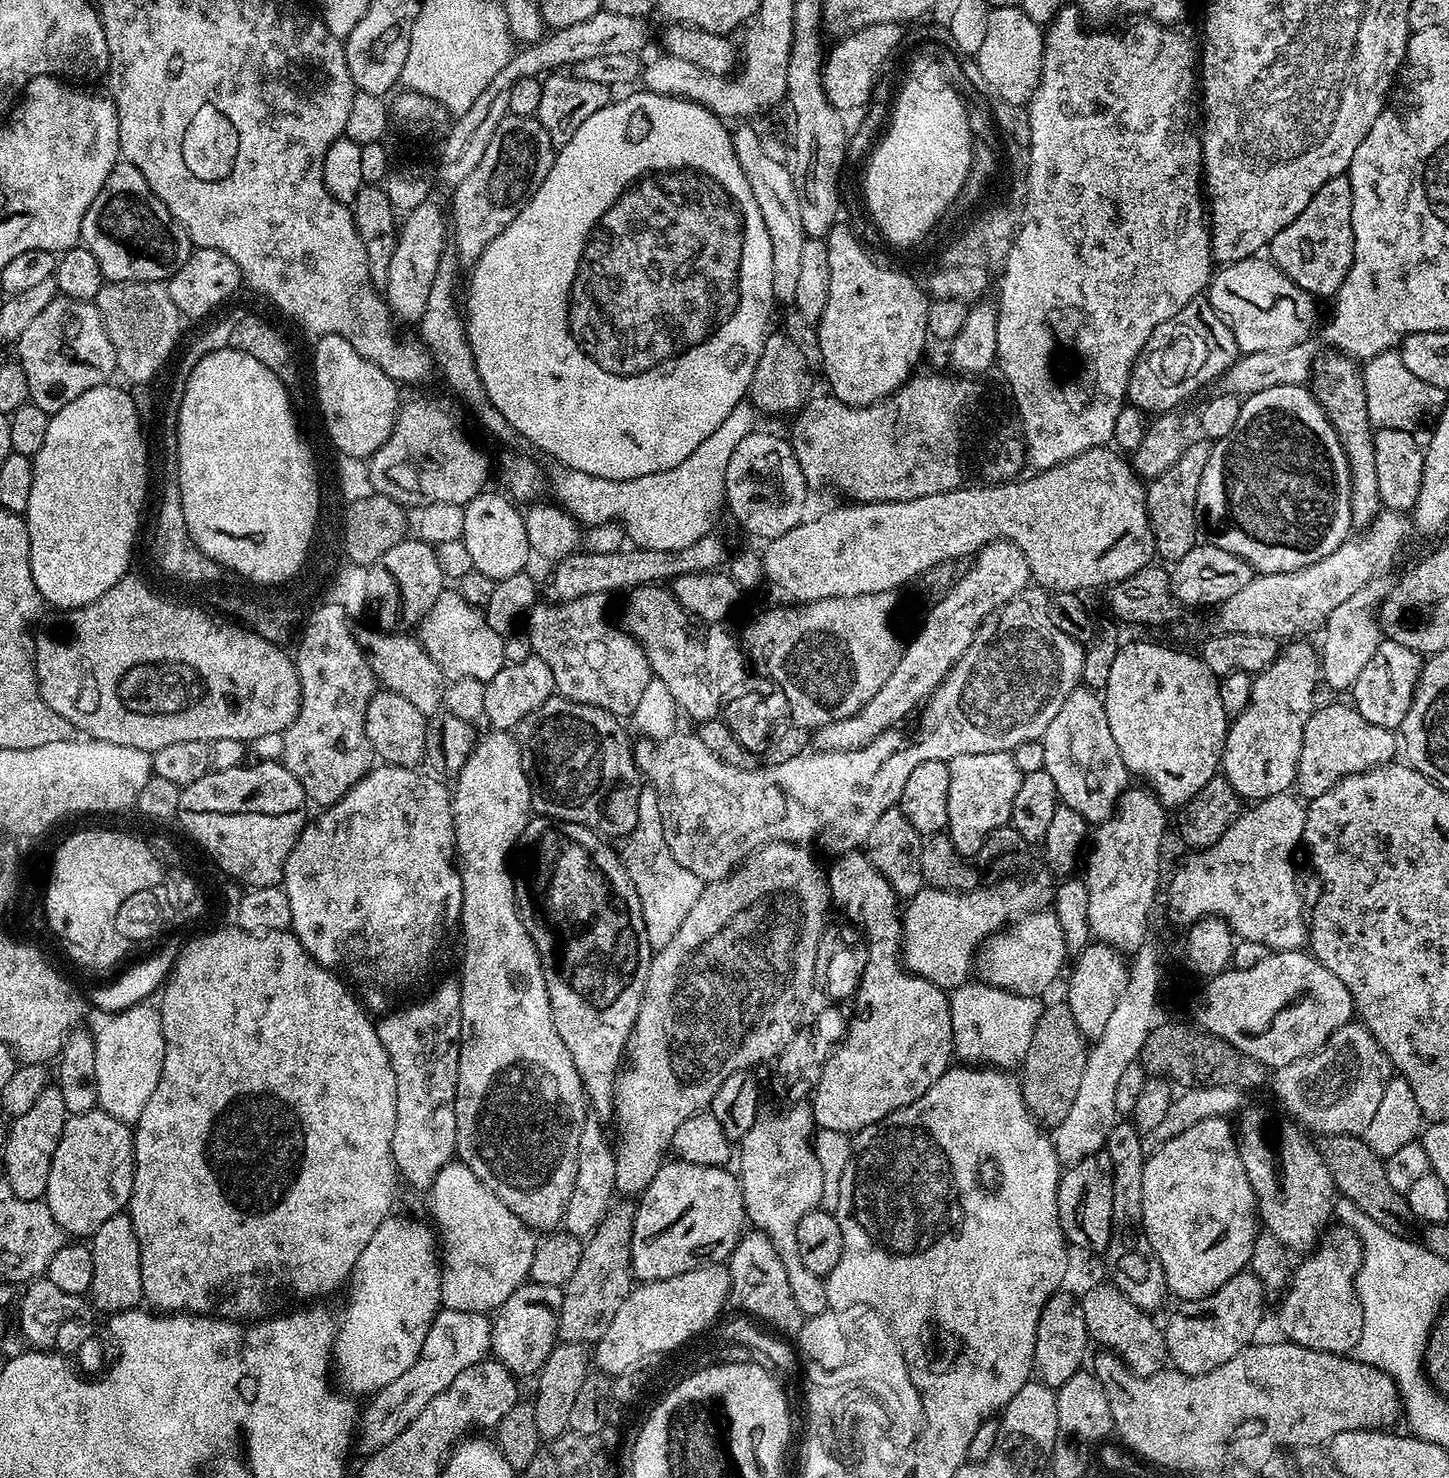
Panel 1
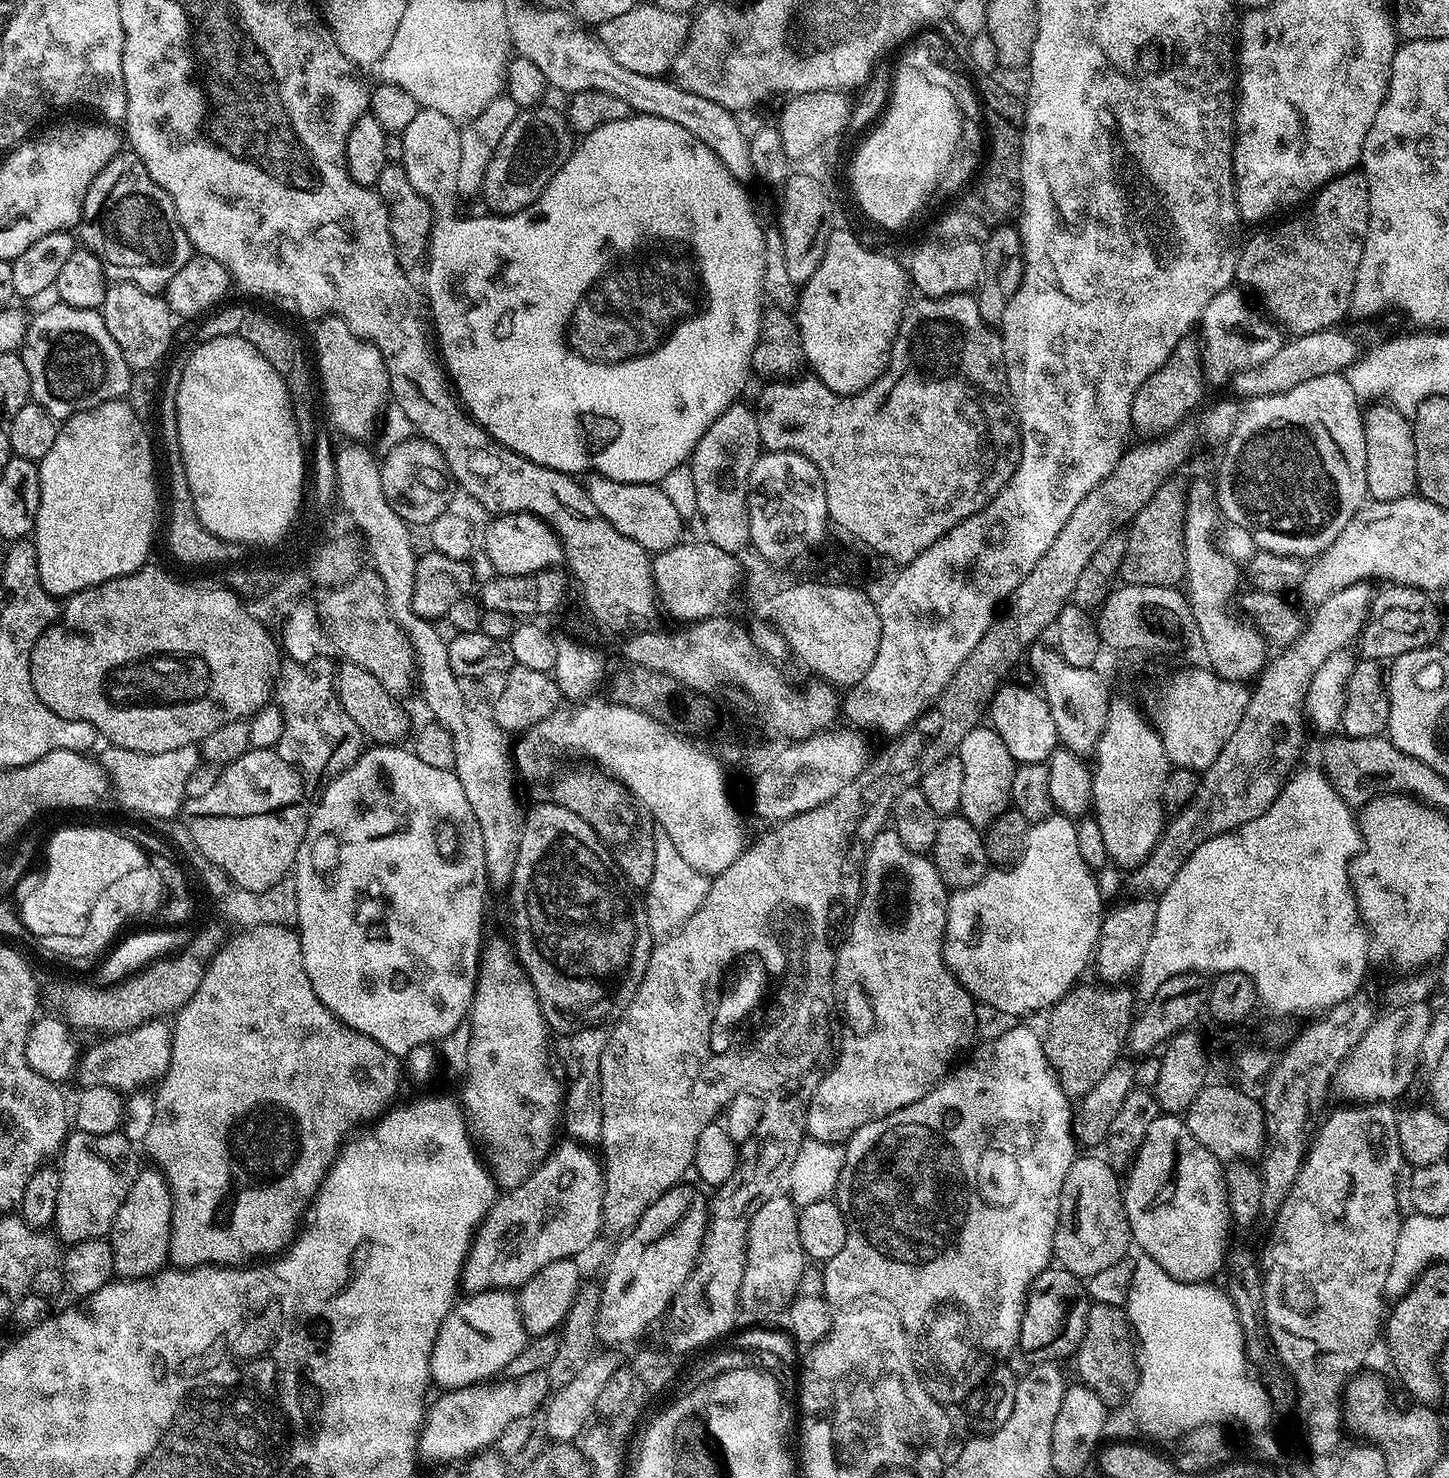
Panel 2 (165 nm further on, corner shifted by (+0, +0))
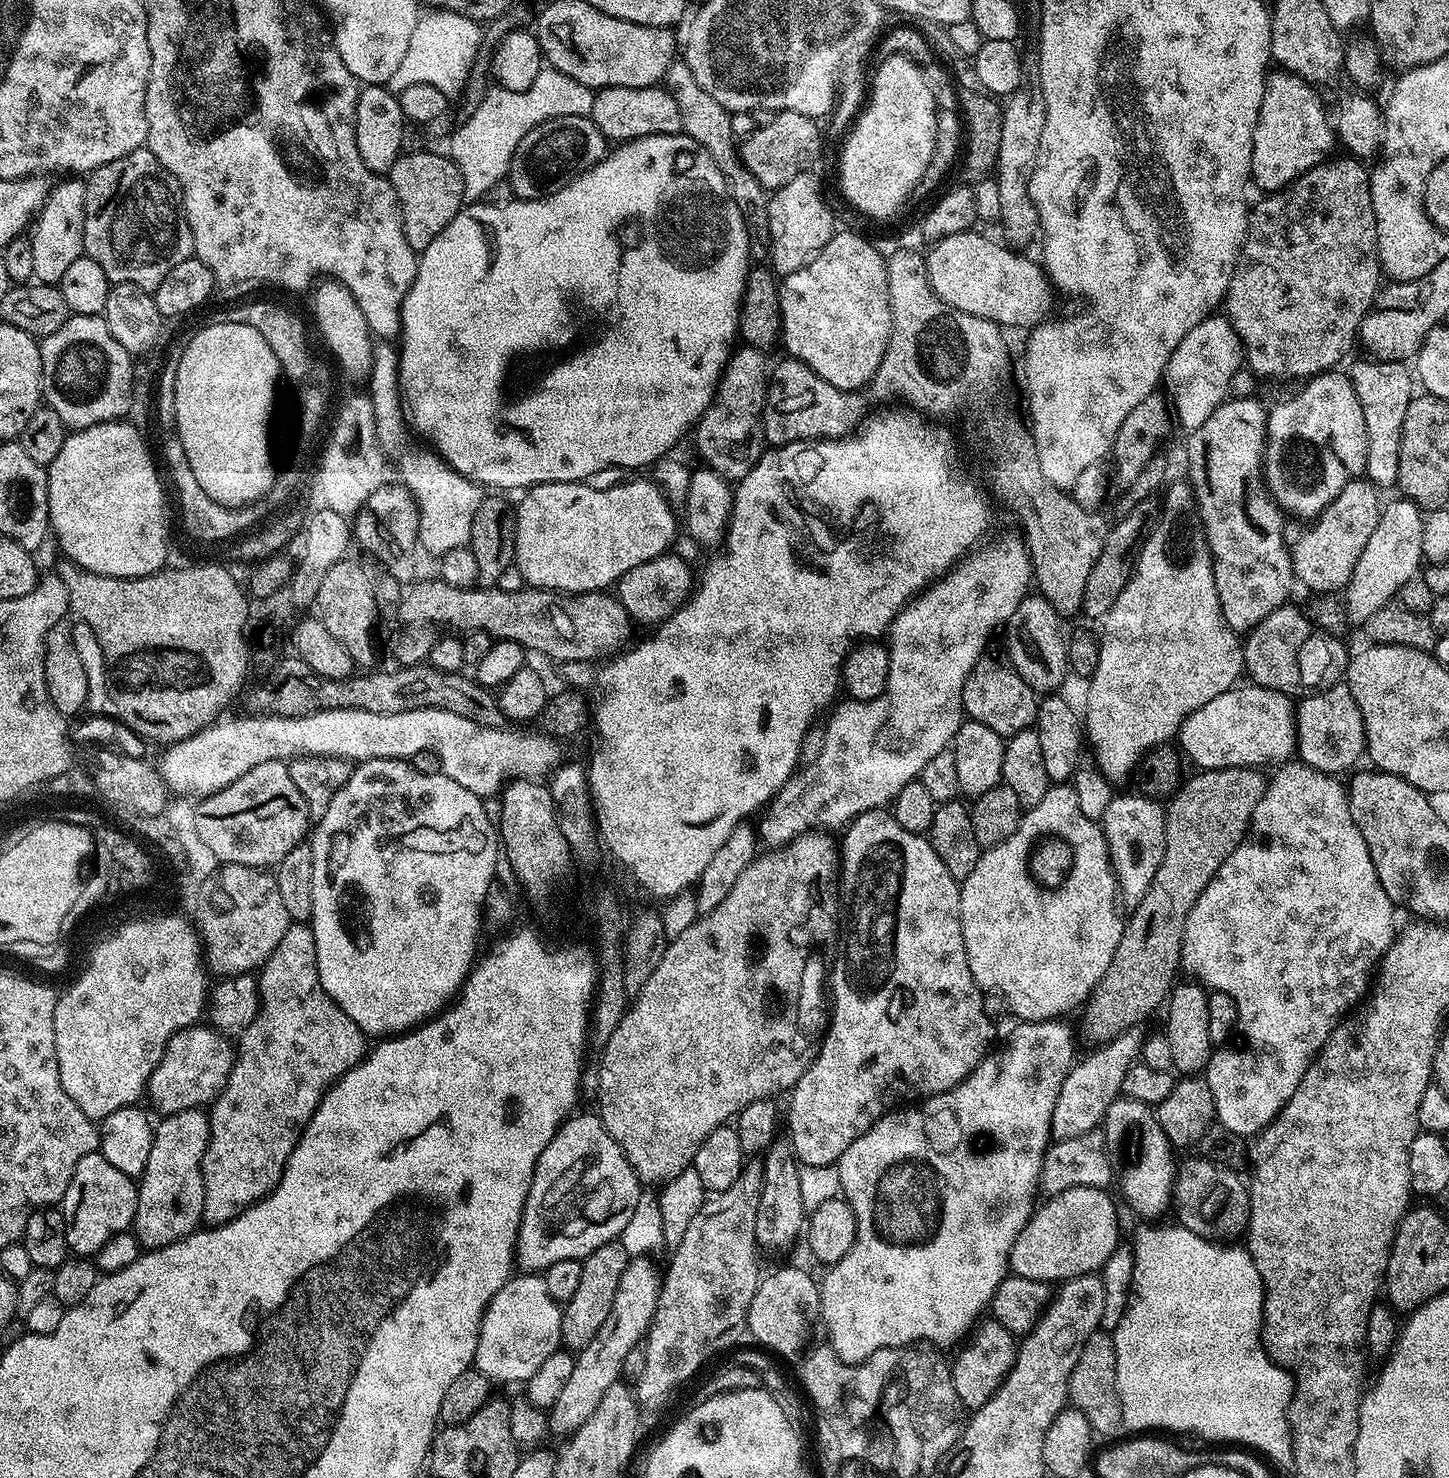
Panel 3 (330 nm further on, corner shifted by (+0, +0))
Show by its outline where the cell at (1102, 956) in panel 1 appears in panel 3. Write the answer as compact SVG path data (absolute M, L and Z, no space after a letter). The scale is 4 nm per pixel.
M1131 794L1132 796L1113 795L1112 801L1106 806L1105 814L1102 819L1102 827L1104 829L1104 837L1108 843L1108 857L1112 863L1112 873L1116 876L1116 886L1118 896L1121 901L1124 900L1128 906L1134 906L1138 902L1142 902L1142 898L1146 898L1146 890L1150 890L1150 882L1154 882L1154 874L1158 874L1158 866L1162 866L1162 854L1166 854L1166 826L1164 825L1165 805L1159 800L1152 800L1149 796L1141 796L1139 794Z

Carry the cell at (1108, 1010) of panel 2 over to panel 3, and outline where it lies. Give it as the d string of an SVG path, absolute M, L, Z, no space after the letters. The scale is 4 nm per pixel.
M1214 768L1200 770L1183 781L1180 789L1167 801L1164 813L1166 826L1166 854L1162 854L1162 866L1158 866L1158 874L1154 874L1154 882L1150 882L1150 890L1146 890L1146 898L1131 909L1132 917L1127 917L1124 933L1118 942L1118 950L1114 950L1114 958L1110 958L1110 966L1106 974L1098 982L1091 996L1083 1005L1084 1032L1096 1042L1107 1042L1120 1036L1130 1028L1137 1027L1156 1007L1167 1001L1174 985L1177 983L1176 971L1181 971L1180 946L1184 937L1186 918L1198 902L1202 890L1214 878L1214 874L1230 858L1238 845L1244 841L1248 829L1252 826L1252 815L1268 788L1268 780L1260 768Z

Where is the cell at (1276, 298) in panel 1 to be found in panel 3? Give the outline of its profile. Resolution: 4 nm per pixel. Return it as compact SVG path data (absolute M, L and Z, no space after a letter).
M1205 315L1189 330L1186 338L1182 338L1182 342L1178 342L1170 362L1164 367L1162 384L1163 387L1168 387L1166 396L1170 401L1171 411L1174 413L1175 423L1179 427L1181 424L1182 427L1186 428L1185 430L1193 430L1200 427L1202 422L1210 417L1216 407L1229 399L1234 374L1241 371L1242 365L1245 363L1244 347L1240 345L1240 339L1235 330L1233 330L1232 323L1223 315L1212 315Z

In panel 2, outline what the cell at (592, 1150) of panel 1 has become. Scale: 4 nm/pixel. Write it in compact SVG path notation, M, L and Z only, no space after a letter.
M584 1026L577 1029L571 1035L570 1052L568 1062L570 1066L570 1082L566 1084L562 1098L562 1128L566 1130L565 1135L576 1143L585 1146L597 1145L600 1141L602 1126L602 1098L601 1098L601 1058L602 1050L605 1048L607 1031L601 1027Z

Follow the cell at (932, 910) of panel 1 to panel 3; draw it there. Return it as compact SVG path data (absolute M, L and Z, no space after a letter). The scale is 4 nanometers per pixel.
M1060 782L1055 786L1049 787L1046 798L1042 798L1042 802L1038 802L1038 806L1027 809L1020 817L1020 825L1018 830L1014 830L1014 834L1010 834L1010 838L1006 838L1006 842L1002 842L998 846L981 851L980 861L978 866L974 866L974 870L970 870L970 874L965 880L960 884L960 921L962 922L962 942L966 946L966 958L970 962L970 974L974 974L974 982L983 990L985 993L991 994L991 992L1000 992L1002 999L1008 1003L1008 1008L1017 1017L1015 1018L1020 1022L1027 1022L1030 1020L1054 1020L1057 1018L1067 1017L1067 1012L1072 1012L1081 1007L1087 1001L1088 997L1091 996L1094 989L1098 986L1098 982L1106 974L1106 970L1110 966L1110 958L1114 958L1114 950L1118 950L1118 942L1122 938L1124 933L1124 926L1126 923L1125 917L1122 915L1120 917L1120 912L1116 909L1116 904L1118 905L1118 889L1116 886L1116 876L1112 873L1112 863L1108 857L1108 843L1104 837L1104 829L1101 827L1097 821L1086 818L1085 814L1079 810L1078 797L1072 786L1067 783Z

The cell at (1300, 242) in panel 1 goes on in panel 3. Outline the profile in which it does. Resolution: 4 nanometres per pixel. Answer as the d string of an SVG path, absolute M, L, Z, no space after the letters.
M1356 158L1348 160L1325 159L1322 164L1315 164L1310 170L1306 170L1291 184L1281 188L1279 192L1265 195L1251 205L1248 214L1248 228L1244 231L1244 240L1240 244L1240 250L1236 258L1236 265L1232 271L1232 277L1228 283L1228 295L1224 297L1223 307L1228 307L1226 318L1232 323L1232 328L1238 334L1240 345L1244 347L1244 359L1247 367L1255 372L1257 377L1285 376L1288 380L1300 380L1318 376L1322 372L1335 369L1336 364L1344 356L1344 351L1357 339L1360 324L1364 315L1371 312L1375 302L1376 293L1382 287L1382 269L1380 257L1376 255L1376 219L1374 218L1374 206L1370 194L1369 169L1363 168L1361 161Z

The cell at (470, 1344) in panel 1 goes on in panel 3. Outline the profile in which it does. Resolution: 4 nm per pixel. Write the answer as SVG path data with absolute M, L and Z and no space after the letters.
M513 1275L502 1286L502 1290L492 1296L492 1301L484 1309L475 1367L494 1382L526 1382L535 1374L538 1366L550 1358L550 1354L561 1351L563 1318L561 1301L555 1300L550 1294L543 1275Z

